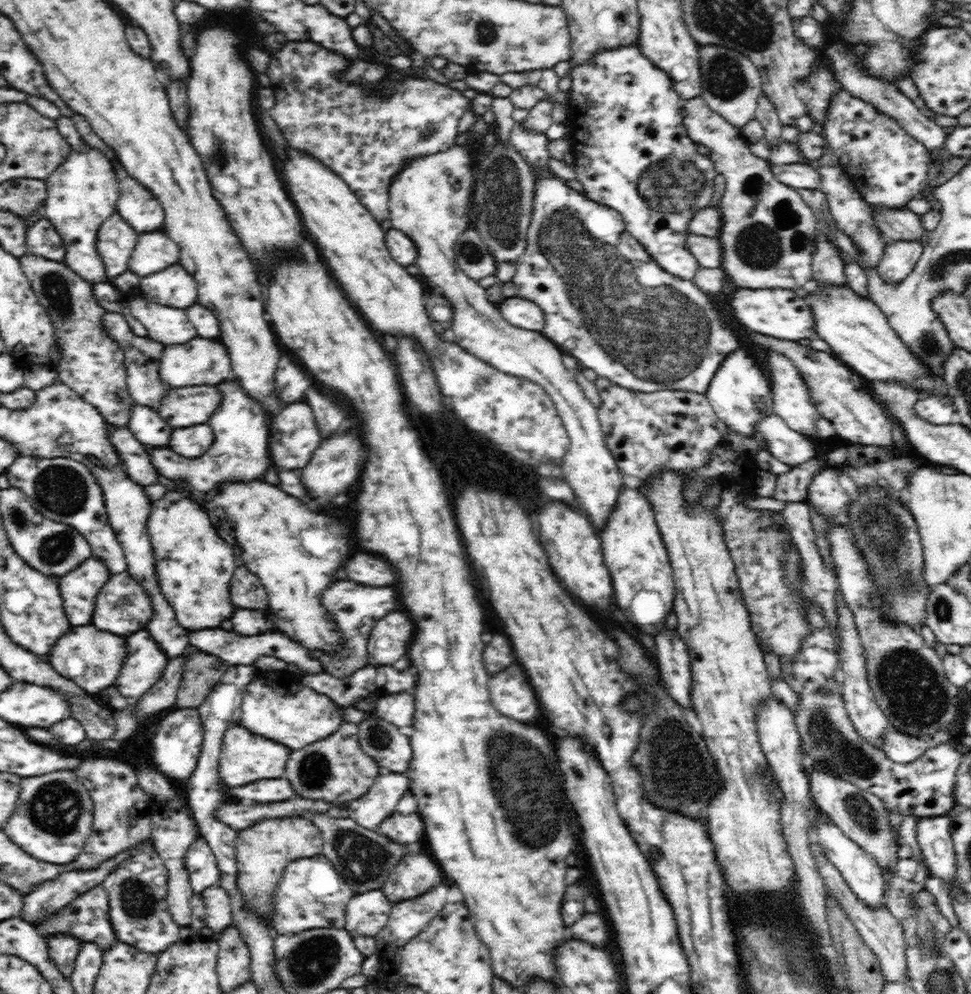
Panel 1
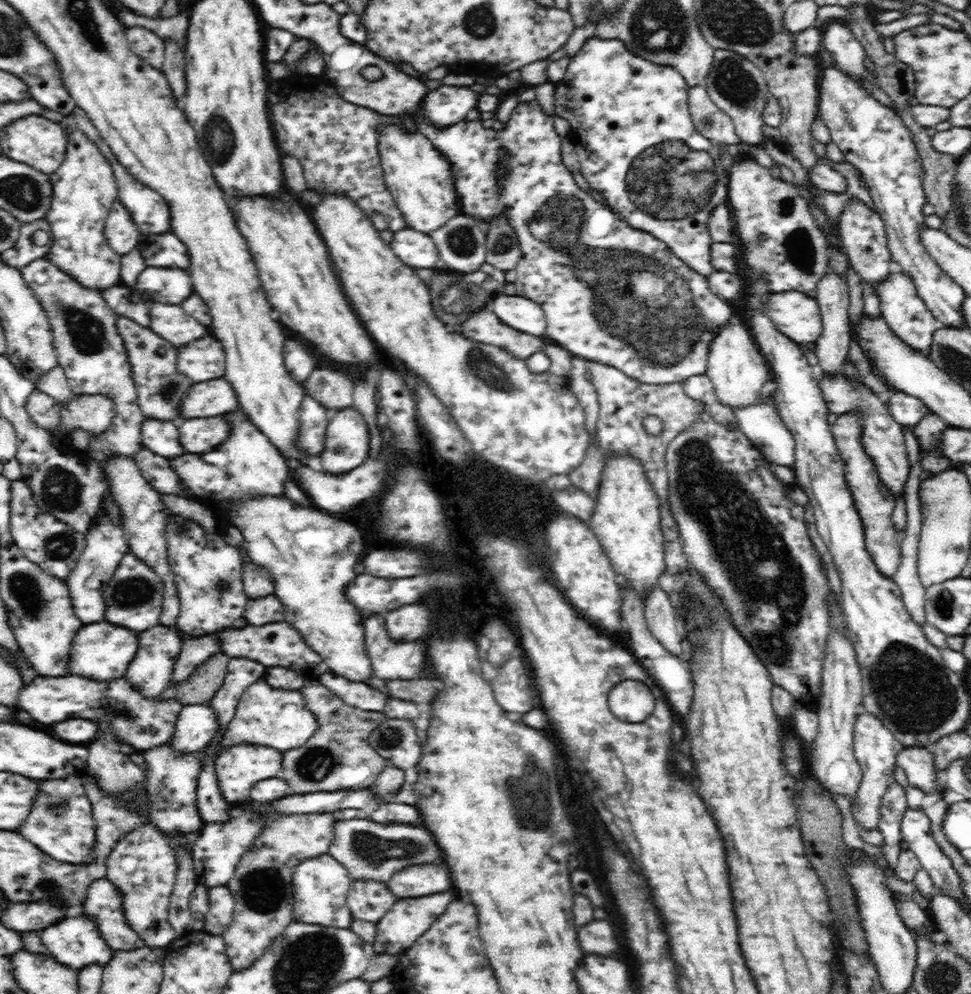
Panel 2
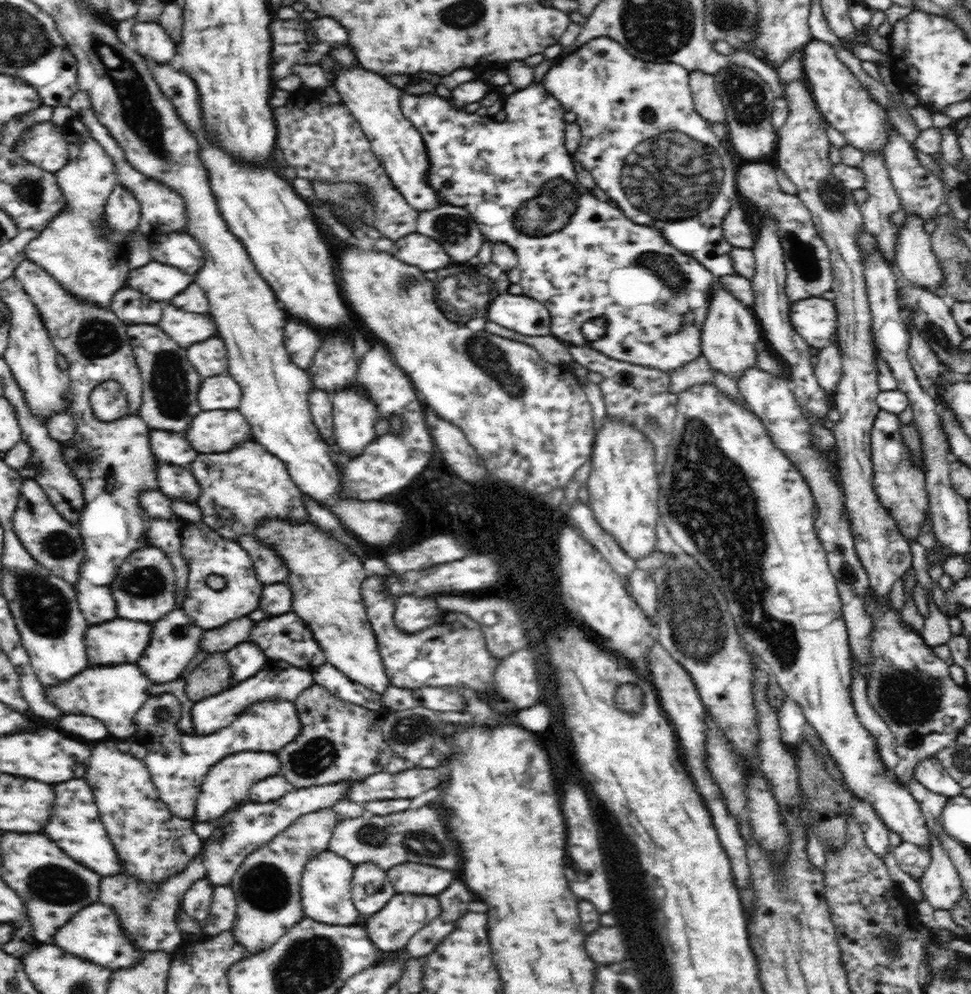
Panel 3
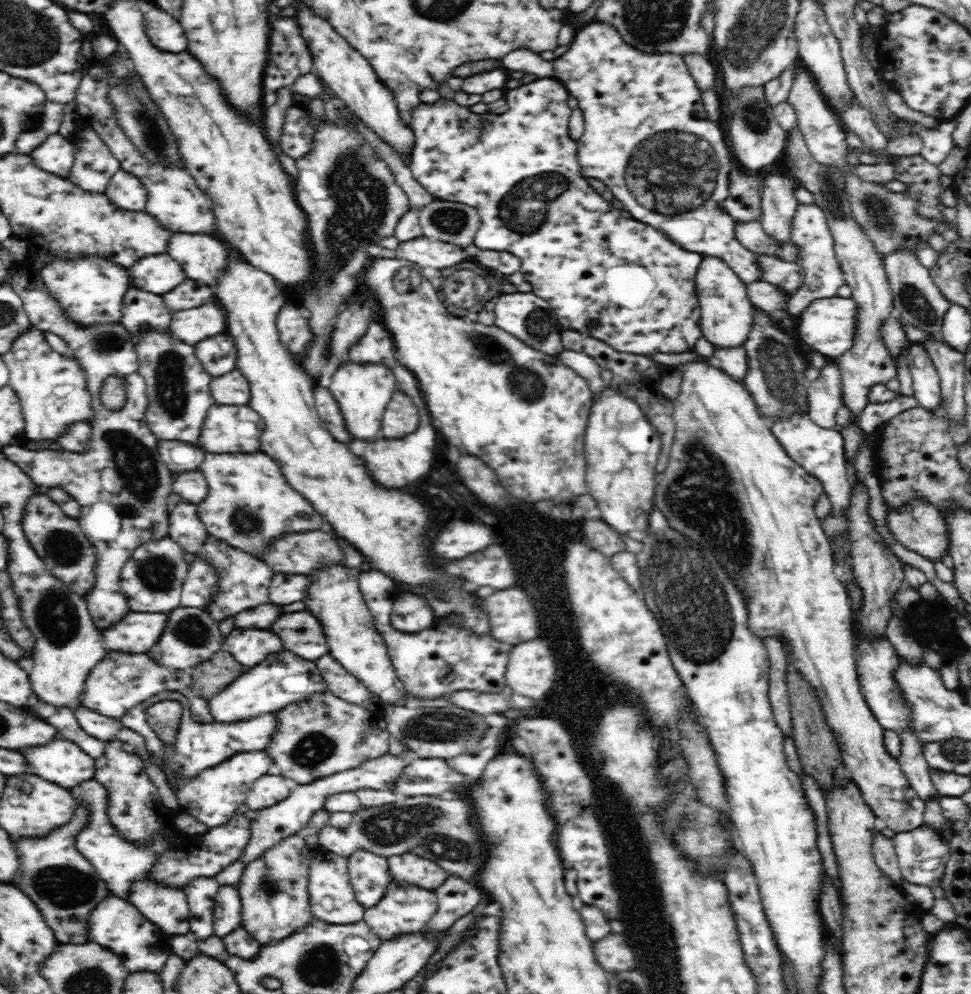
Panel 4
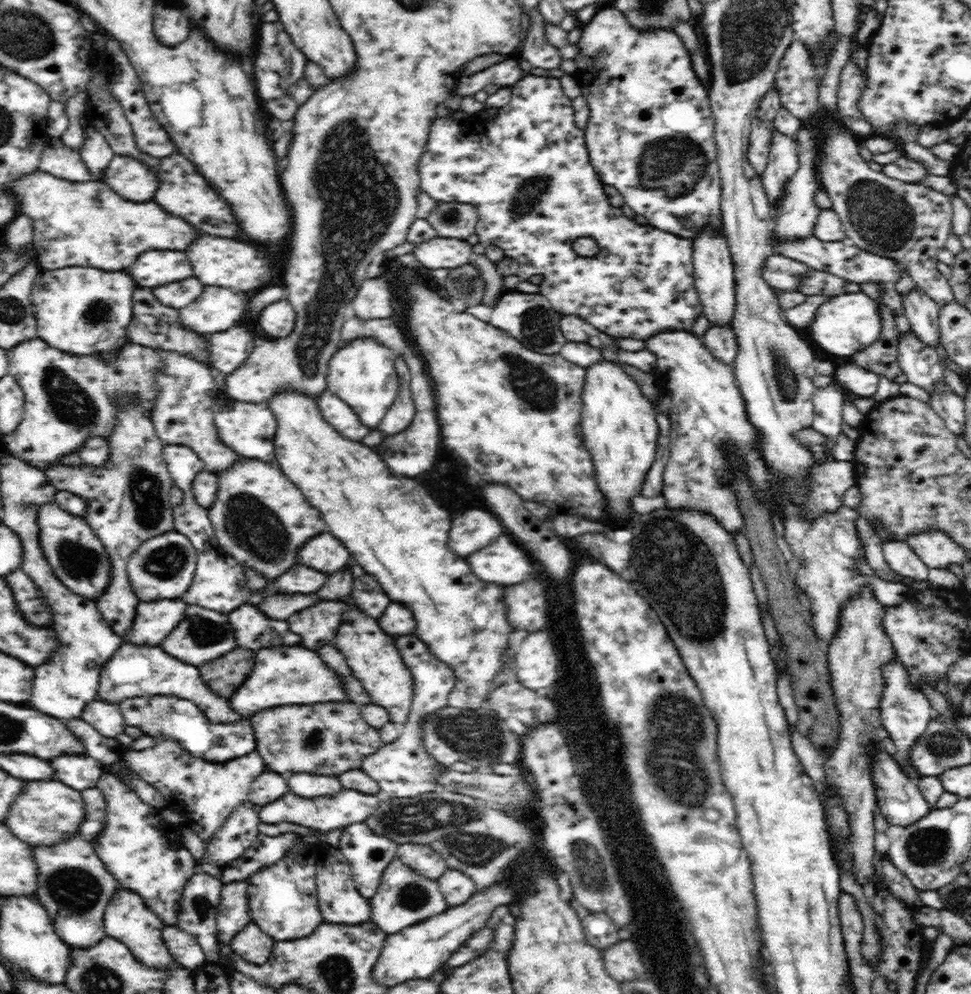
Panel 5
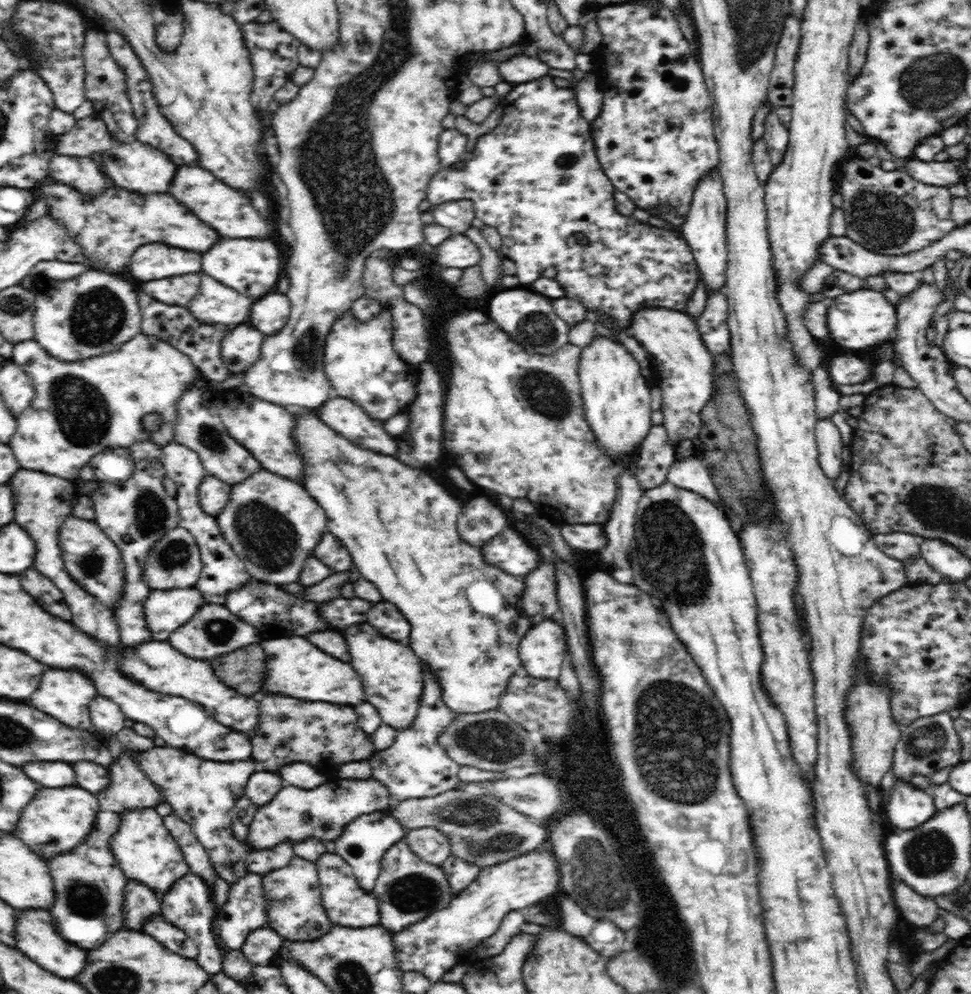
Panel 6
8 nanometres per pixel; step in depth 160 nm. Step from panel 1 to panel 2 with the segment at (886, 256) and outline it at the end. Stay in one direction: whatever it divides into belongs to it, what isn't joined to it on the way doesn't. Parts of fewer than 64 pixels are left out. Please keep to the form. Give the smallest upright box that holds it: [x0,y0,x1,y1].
[877,267,940,352]

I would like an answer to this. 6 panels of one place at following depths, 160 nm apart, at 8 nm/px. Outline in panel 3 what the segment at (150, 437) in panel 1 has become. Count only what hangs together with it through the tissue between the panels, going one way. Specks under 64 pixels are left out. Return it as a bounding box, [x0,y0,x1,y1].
[150,430,198,466]

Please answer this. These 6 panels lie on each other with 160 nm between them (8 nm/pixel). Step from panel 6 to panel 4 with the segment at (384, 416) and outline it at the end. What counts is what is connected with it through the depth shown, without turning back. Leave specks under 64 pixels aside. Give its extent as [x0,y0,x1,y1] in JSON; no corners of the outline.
[328,361,396,441]

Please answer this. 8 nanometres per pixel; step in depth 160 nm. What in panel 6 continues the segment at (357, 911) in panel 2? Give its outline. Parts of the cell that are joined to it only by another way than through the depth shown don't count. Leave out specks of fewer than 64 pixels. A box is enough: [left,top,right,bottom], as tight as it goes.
[335,809,407,892]

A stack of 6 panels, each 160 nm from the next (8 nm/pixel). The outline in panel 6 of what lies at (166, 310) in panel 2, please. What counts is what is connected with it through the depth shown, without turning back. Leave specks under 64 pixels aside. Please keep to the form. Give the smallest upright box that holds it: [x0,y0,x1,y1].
[188,272,256,326]

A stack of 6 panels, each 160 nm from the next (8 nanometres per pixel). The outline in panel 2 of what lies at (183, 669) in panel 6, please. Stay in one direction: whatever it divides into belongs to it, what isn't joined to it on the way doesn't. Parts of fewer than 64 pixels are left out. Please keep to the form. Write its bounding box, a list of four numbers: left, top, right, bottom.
[16,674,183,751]

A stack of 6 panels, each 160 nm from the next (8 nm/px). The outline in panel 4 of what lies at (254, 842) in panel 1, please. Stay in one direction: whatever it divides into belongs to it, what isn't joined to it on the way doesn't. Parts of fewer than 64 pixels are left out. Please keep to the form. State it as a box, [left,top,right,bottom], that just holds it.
[235,808,330,945]

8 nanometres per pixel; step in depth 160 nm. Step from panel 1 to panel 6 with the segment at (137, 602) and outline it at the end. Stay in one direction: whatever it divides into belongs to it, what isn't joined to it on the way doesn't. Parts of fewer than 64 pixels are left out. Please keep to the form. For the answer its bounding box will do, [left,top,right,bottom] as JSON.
[145,526,203,590]

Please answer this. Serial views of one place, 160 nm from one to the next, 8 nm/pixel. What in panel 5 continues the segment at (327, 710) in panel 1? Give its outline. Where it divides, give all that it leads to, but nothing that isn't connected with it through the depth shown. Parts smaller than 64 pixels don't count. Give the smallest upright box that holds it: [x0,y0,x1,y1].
[119,695,256,760]

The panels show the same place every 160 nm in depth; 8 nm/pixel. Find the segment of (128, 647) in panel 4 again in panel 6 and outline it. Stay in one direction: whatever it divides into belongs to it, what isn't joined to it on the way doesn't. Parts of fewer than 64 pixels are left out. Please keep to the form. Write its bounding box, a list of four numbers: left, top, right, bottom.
[144,588,203,640]

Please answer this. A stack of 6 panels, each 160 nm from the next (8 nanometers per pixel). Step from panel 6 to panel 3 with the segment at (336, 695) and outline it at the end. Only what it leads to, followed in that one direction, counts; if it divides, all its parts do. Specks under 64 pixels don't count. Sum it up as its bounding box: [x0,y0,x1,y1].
[190,659,314,736]

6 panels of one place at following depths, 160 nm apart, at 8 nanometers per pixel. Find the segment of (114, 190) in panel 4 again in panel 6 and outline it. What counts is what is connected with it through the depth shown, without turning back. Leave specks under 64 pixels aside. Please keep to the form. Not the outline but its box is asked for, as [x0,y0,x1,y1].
[99,141,178,194]

